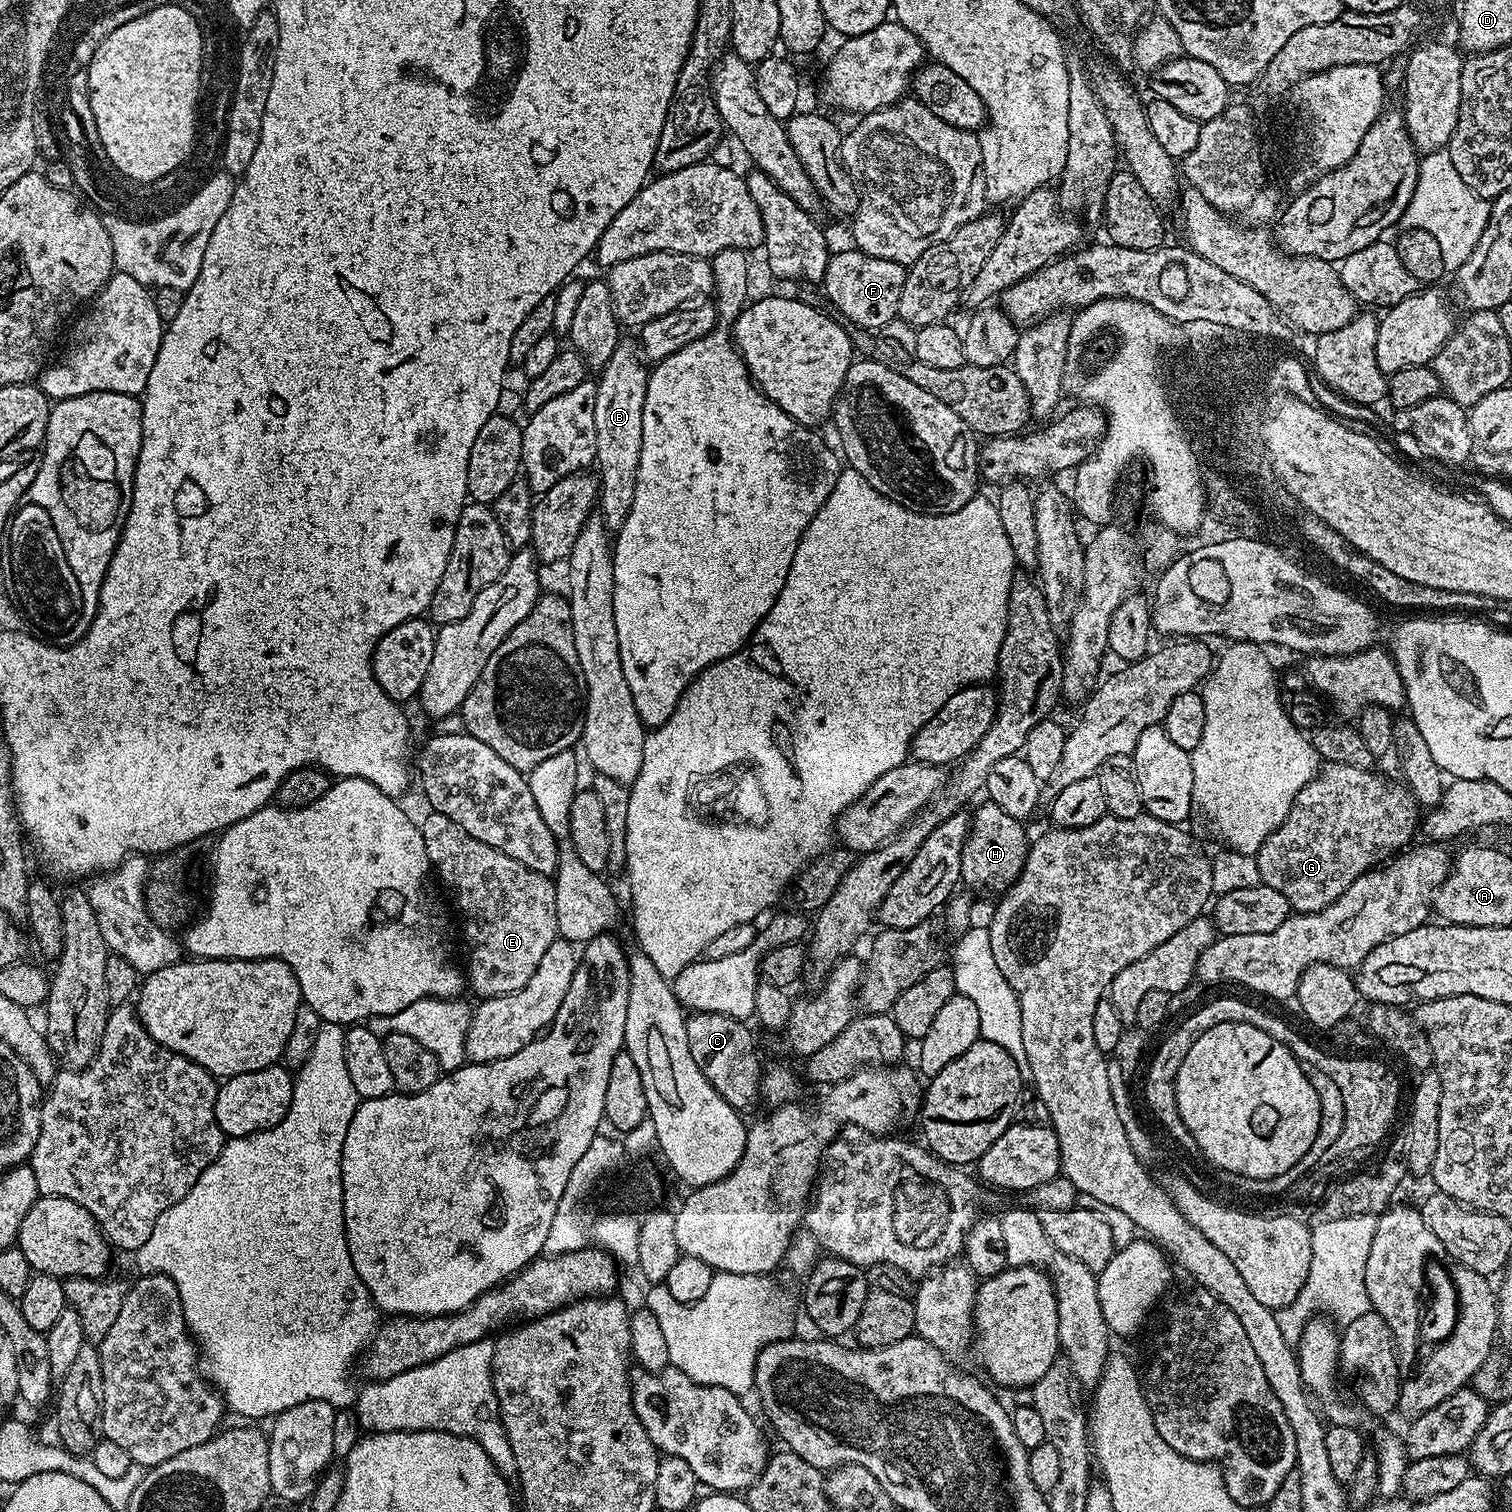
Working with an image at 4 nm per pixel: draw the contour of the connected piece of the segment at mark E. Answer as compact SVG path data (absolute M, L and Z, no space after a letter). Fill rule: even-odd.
M434 811L427 813L424 824L419 825L418 835L424 840L424 855L427 863L436 867L438 875L444 879L446 887L452 891L452 896L456 899L456 908L460 911L460 916L464 919L464 940L468 943L468 968L466 964L466 984L469 989L473 988L477 992L477 997L487 998L489 996L501 996L502 994L510 994L514 990L522 990L522 986L526 986L526 982L530 982L530 974L534 974L534 970L538 970L538 962L542 962L542 954L546 954L546 950L550 947L550 942L558 939L558 914L554 914L554 883L547 875L536 873L530 870L522 862L515 861L502 851L494 849L492 846L480 842L476 838L472 838L470 834L462 830L448 817Z

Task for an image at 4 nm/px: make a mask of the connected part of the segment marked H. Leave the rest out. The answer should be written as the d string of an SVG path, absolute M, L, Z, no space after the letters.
M991 802L984 805L970 816L971 828L967 844L962 854L962 880L966 885L985 888L988 892L1003 894L1022 874L1028 857L1030 836L1023 832L1021 821L1010 818L1002 806Z

